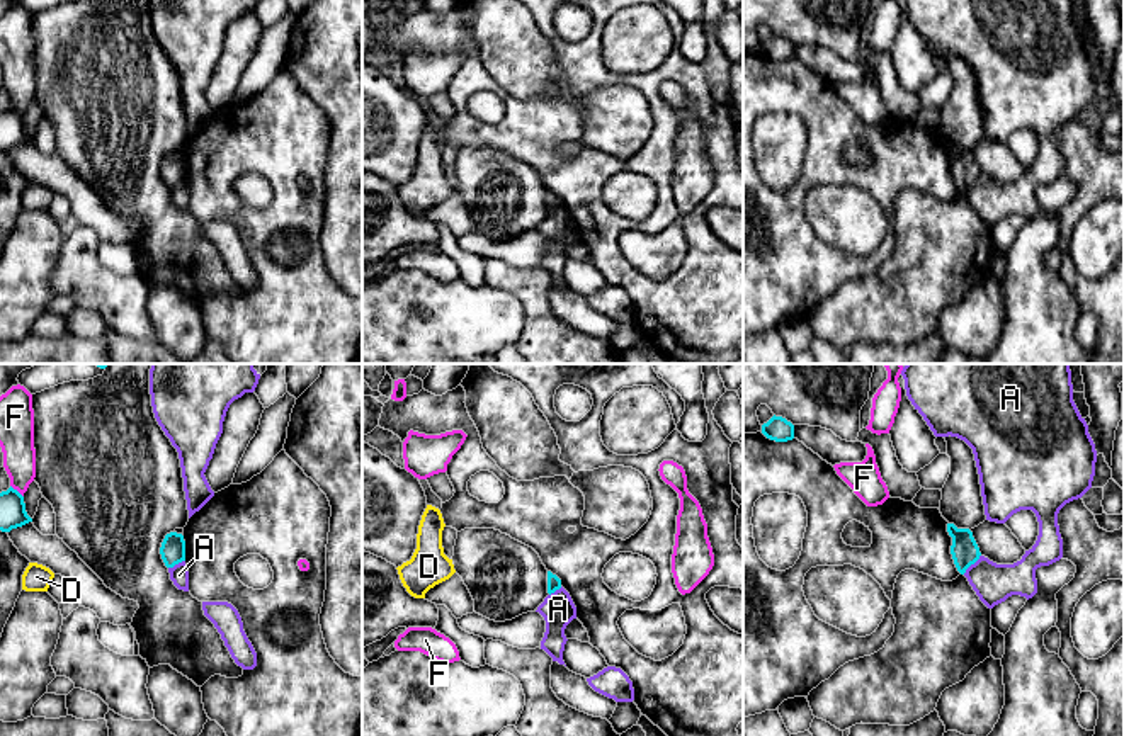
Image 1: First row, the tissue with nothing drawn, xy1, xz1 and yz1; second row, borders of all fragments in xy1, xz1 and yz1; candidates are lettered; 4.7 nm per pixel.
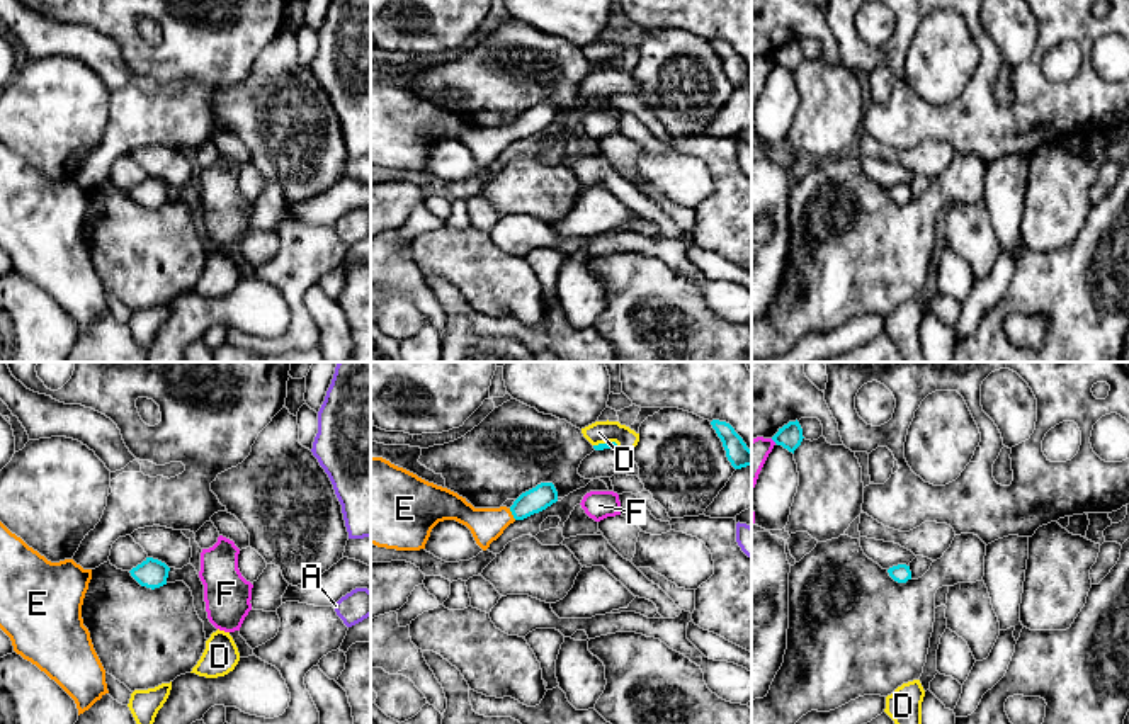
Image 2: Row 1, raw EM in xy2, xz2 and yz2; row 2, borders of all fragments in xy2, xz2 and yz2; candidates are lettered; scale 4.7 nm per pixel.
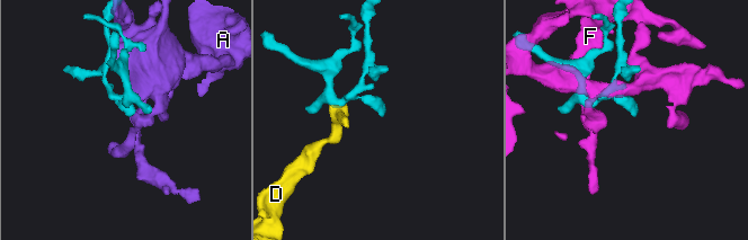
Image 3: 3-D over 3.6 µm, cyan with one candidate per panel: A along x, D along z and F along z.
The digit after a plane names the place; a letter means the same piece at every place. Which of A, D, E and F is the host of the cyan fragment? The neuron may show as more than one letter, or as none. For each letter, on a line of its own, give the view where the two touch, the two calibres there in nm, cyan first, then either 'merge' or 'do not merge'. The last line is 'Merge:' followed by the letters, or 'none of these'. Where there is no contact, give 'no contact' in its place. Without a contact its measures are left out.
A: yz1 | 130/190 nm | do not merge
D: xz2 | 40/110 nm | do not merge
E: xz2 | 120/160 nm | merge
F: xy1 | 130/160 nm | do not merge
Merge: E

